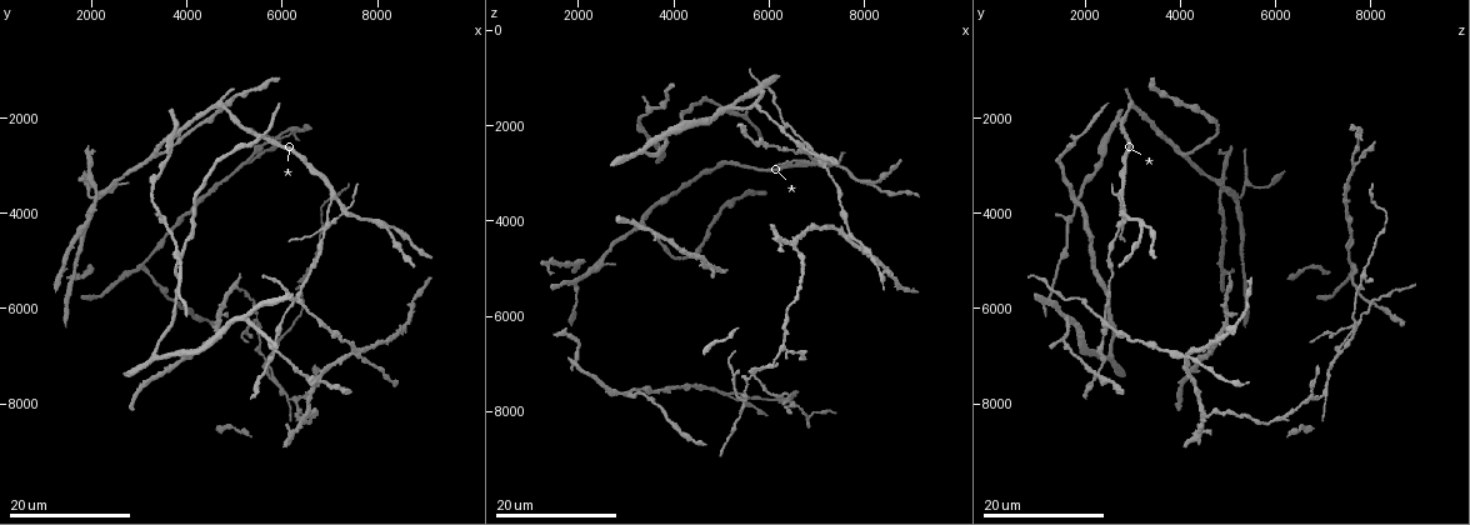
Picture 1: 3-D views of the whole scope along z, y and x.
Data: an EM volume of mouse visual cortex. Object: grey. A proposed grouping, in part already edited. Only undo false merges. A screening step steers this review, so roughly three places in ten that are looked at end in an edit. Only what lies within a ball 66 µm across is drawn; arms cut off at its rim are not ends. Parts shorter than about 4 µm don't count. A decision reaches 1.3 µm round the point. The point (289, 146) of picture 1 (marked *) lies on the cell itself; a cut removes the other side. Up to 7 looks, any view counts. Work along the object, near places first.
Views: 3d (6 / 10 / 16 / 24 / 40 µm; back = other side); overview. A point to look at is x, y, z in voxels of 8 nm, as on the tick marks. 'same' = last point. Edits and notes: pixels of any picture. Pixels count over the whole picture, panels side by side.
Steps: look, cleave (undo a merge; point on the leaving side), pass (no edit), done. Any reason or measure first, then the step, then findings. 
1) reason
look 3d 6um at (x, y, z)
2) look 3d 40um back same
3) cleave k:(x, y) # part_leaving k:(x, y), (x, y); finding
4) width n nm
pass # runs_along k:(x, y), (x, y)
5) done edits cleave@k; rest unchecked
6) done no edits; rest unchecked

small branch off a trunk
look 3d 16um at (6900, 4250, 2800)

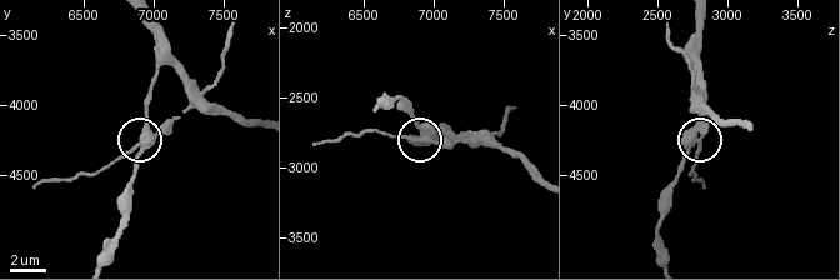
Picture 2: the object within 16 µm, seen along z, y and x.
look 3d 6um at (6940, 4260, 2800)

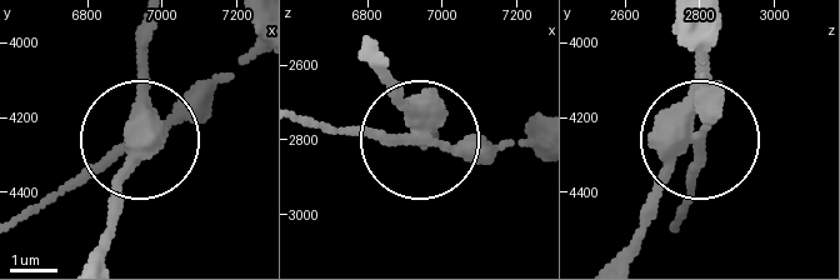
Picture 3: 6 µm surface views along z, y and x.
arms 5
pass # one cell here

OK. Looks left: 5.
look 3d 16um at (5800, 6850, 2250)

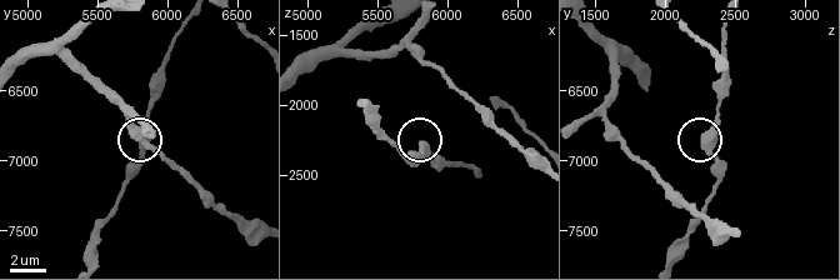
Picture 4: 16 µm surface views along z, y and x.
zoom in
look 3d 10um at (5840, 6880, 2300)

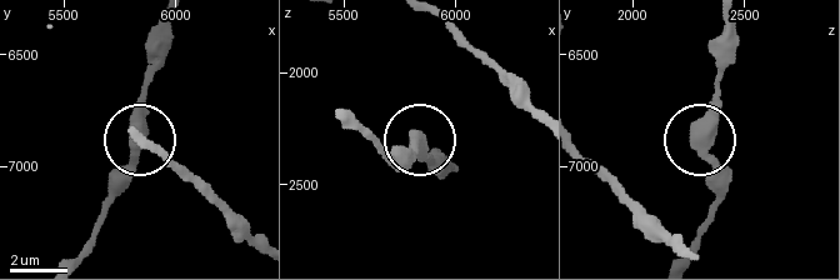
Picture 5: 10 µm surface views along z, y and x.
pass # runs_along 5:(733, 21), (733, 56), (699, 143), (723, 190); one cell here

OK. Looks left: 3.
three-way junction
look 3d 16um at (7550, 6900, 4050)

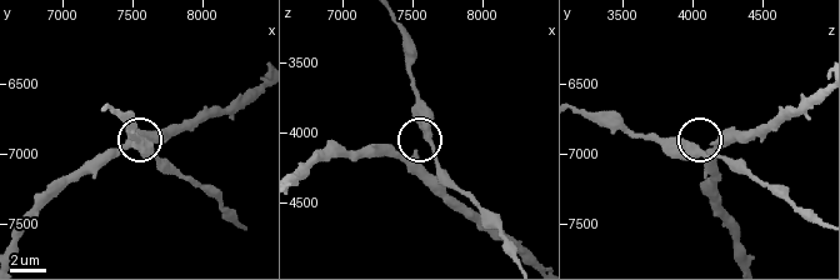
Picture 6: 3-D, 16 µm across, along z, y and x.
look 3d 10um at (7580, 6960, 4000)

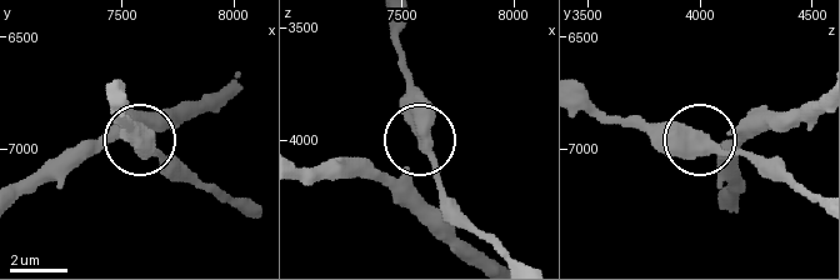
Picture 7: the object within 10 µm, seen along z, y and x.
side_arm 16 um; arms 3
pass # continuous, no second cell

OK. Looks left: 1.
done no edits; rest unchecked

